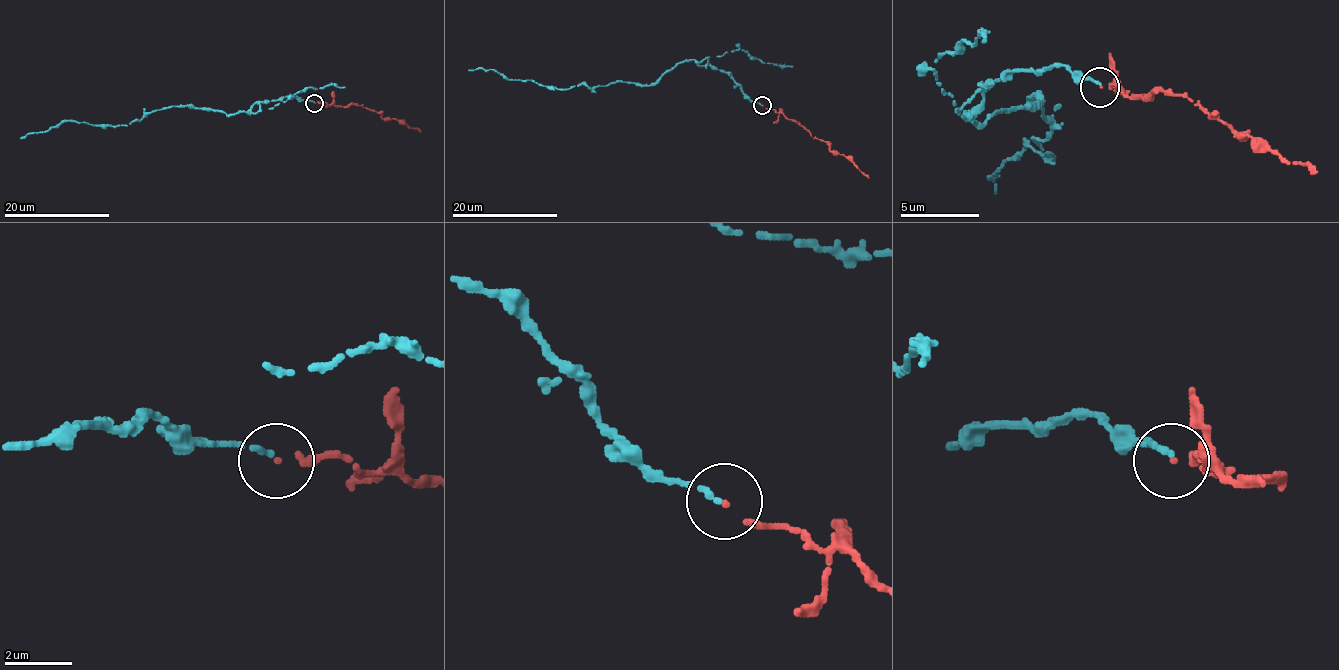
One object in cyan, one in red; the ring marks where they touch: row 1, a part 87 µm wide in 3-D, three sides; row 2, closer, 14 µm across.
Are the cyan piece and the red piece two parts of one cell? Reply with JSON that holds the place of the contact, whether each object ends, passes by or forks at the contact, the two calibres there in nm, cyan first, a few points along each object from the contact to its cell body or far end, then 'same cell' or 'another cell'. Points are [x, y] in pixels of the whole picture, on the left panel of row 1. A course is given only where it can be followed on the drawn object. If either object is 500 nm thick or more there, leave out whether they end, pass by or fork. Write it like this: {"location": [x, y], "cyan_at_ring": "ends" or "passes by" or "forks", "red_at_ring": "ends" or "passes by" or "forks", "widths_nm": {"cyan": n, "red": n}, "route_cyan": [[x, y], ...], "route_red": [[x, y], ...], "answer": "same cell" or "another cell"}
{"location": [314, 103], "cyan_at_ring": "ends", "red_at_ring": "ends", "widths_nm": {"cyan": 180, "red": 100}, "route_cyan": [[314, 102], [295, 96], [281, 97], [231, 114], [170, 106], [116, 126], [62, 121], [46, 131], [21, 138]], "route_red": [[314, 102], [336, 106], [357, 104], [379, 113], [383, 118], [401, 119], [421, 131]], "answer": "same cell"}

